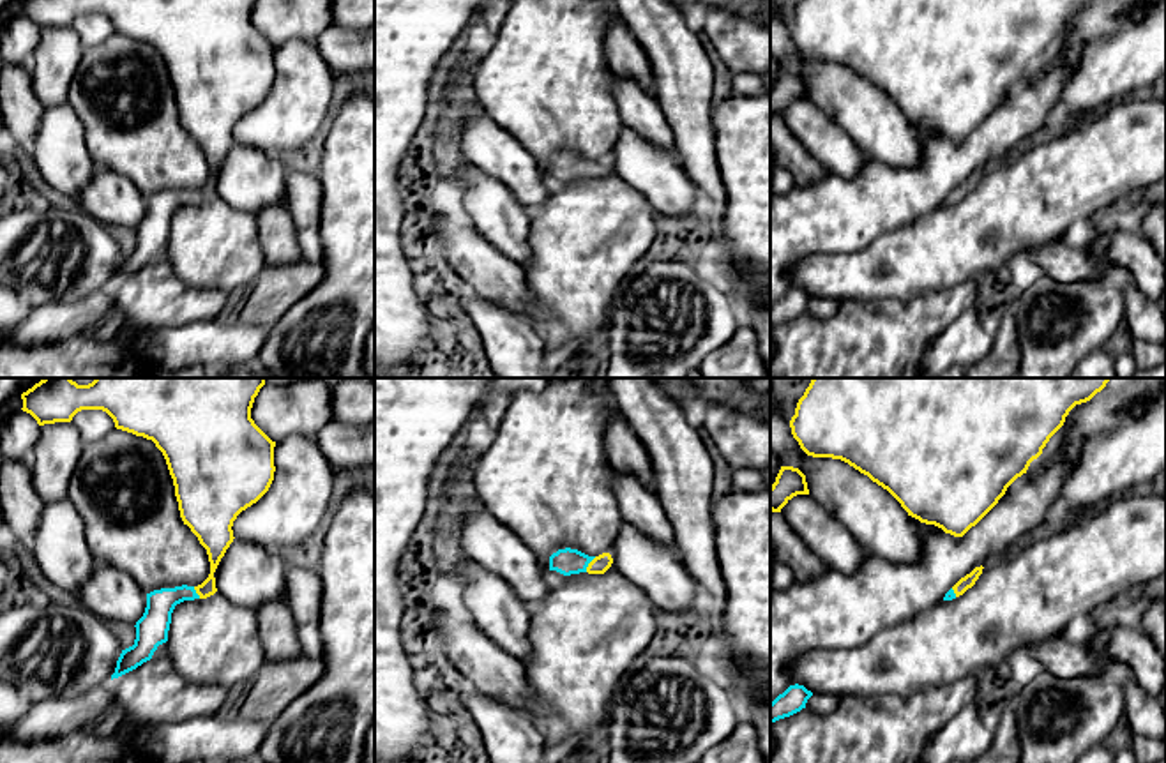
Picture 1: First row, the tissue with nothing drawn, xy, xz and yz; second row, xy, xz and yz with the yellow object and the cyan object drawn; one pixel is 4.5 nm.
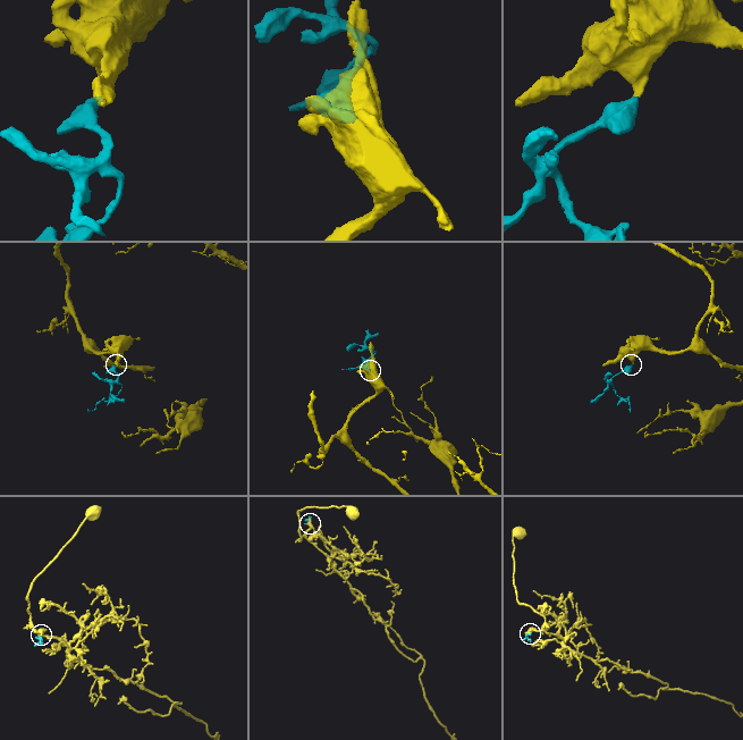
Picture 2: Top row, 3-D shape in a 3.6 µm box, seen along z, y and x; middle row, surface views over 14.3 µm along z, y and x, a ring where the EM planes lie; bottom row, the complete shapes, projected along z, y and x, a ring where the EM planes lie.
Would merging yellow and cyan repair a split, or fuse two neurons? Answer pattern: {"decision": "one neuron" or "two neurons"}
{"decision": "one neuron"}

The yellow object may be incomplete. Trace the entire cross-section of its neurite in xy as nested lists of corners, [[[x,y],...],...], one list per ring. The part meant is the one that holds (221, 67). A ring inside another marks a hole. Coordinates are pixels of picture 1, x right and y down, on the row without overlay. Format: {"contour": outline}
{"contour": [[[21,0],[21,14],[39,30],[71,26],[81,14],[102,14],[117,34],[152,44],[173,83],[180,122],[208,159],[210,178],[201,189],[147,198],[134,249],[122,254],[111,284],[150,265],[168,246],[177,208],[217,196],[214,177],[235,143],[233,125],[269,95],[276,46],[251,23],[254,2]]]}

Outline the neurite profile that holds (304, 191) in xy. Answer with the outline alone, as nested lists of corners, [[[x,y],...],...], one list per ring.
[[[300,164],[288,166],[284,205],[295,223],[304,260],[316,263],[323,263],[320,238],[322,196],[323,187],[316,173],[307,173]]]

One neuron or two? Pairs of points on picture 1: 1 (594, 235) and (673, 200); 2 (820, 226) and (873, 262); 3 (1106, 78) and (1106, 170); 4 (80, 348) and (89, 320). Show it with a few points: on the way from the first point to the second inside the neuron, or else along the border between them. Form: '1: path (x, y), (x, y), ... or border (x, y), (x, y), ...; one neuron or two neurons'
1: border (624, 181), (656, 211); two neurons
2: border (893, 228), (859, 249), (817, 255); two neurons
3: border (1131, 96), (1112, 101), (1082, 122); two neurons
4: border (124, 325), (112, 336), (69, 336), (43, 347); two neurons

